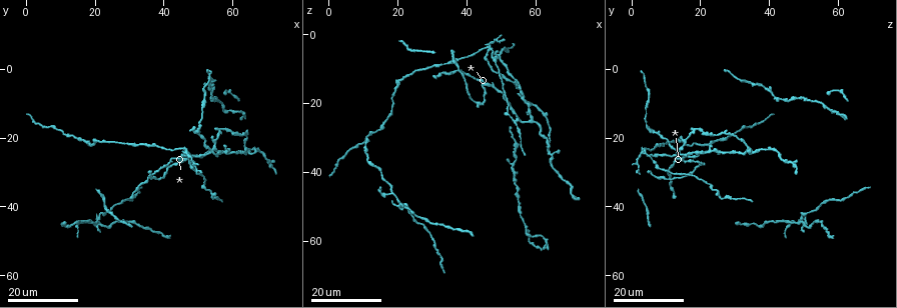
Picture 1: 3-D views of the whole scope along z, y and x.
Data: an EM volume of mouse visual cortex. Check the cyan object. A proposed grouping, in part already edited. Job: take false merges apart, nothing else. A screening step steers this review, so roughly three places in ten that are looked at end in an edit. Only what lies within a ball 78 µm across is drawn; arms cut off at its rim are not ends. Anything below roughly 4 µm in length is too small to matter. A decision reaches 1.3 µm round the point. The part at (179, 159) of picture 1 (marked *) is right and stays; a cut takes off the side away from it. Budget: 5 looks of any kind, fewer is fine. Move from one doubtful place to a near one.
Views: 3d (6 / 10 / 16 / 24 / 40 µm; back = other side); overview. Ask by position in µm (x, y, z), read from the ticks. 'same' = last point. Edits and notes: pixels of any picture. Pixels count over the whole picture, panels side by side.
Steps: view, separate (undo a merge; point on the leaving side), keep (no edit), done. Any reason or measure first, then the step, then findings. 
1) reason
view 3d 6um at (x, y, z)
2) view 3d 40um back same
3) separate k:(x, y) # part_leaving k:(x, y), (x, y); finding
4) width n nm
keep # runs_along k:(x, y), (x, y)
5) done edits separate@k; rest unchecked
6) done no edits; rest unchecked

a narrow waist
view 3d 24um at (54.0, 4.0, 37.0)

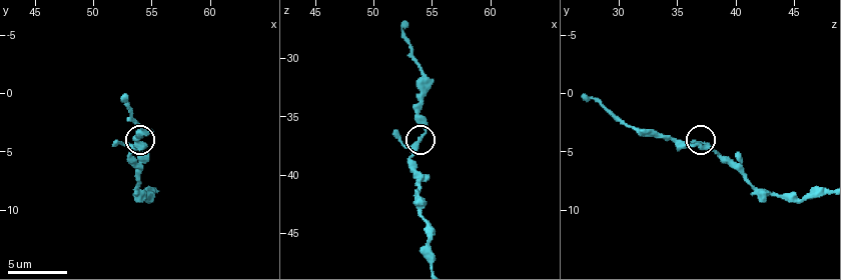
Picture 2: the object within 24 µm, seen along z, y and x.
view 3d 10um at (54.2, 4.2, 36.4)

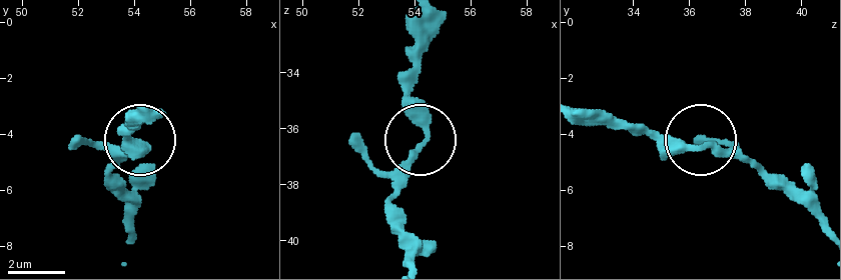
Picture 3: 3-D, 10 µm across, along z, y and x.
width 270 nm
keep # one neuron here

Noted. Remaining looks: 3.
view 3d 6um at (54.4, 3.0, 31.4)

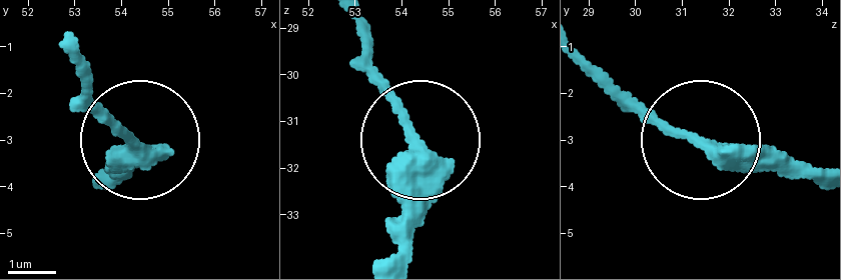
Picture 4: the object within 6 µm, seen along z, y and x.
other side
view 3d 6um back at (54.20, 3.10, 31.45)

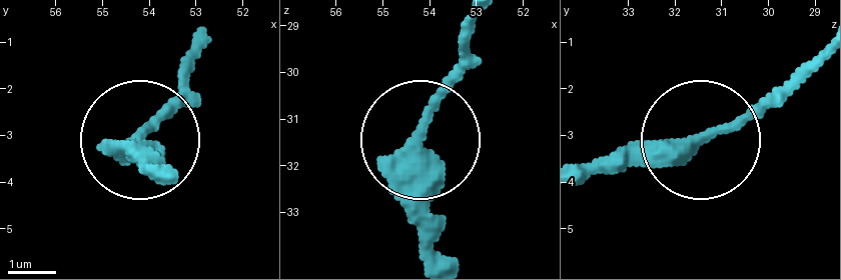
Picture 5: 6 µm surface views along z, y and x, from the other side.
side_arm 6 um
keep # all the same neuron

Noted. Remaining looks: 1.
done no edits; rest unchecked

